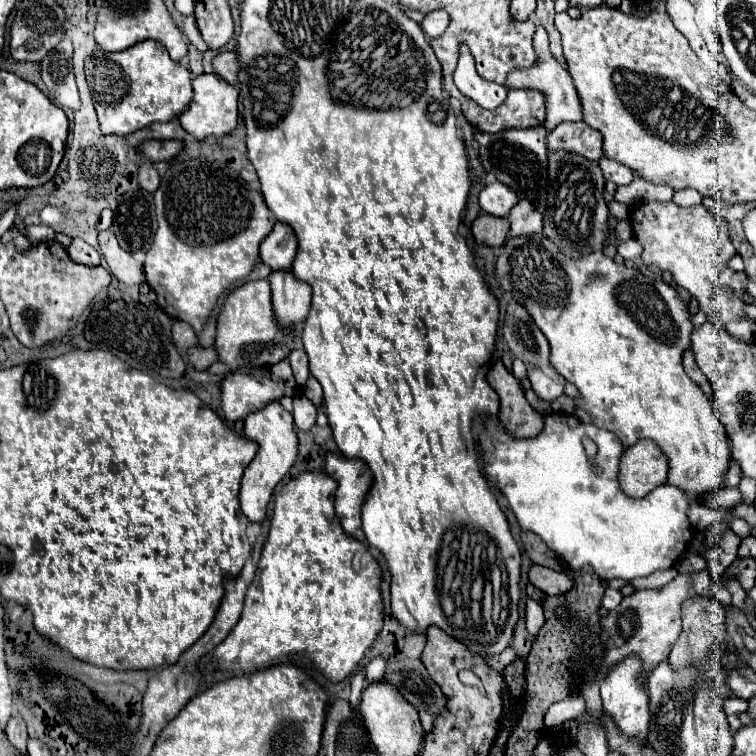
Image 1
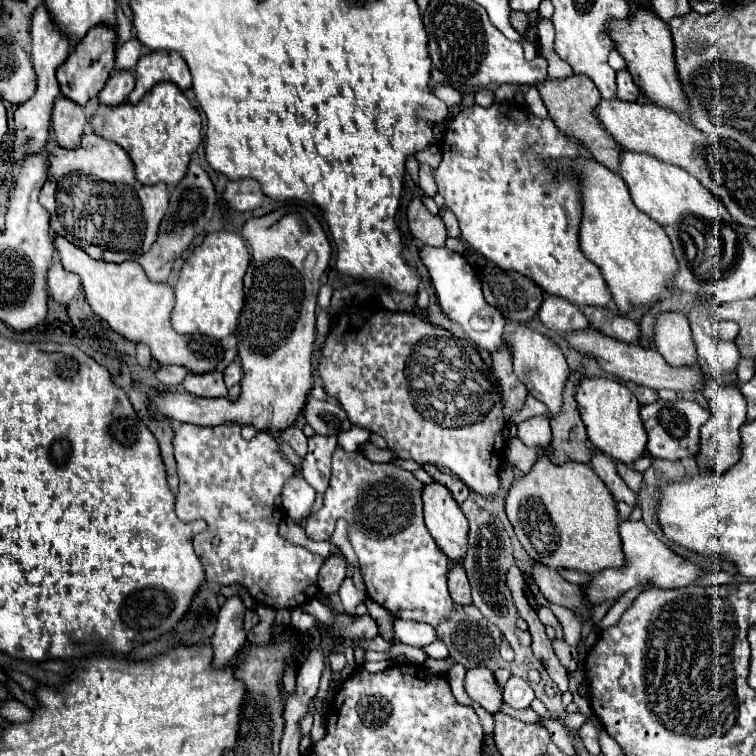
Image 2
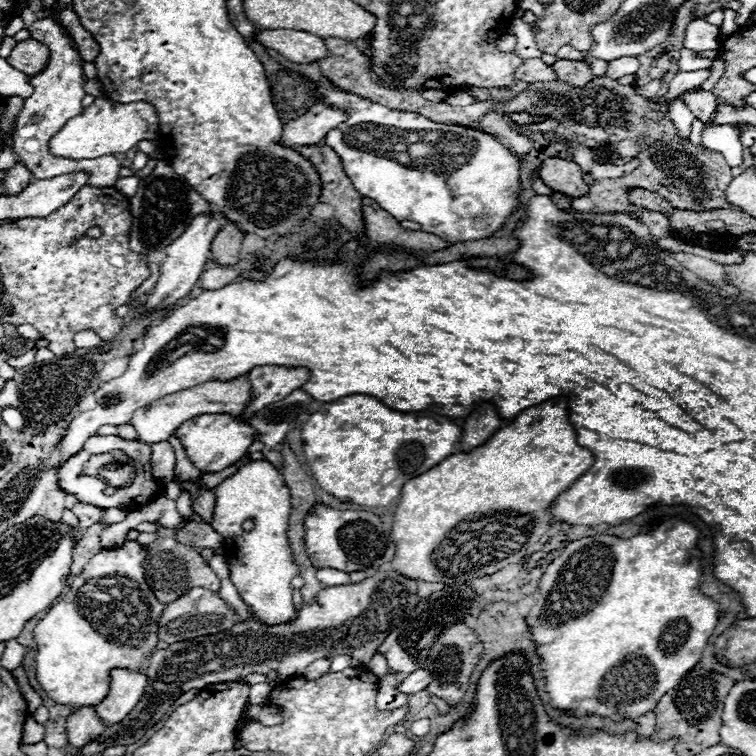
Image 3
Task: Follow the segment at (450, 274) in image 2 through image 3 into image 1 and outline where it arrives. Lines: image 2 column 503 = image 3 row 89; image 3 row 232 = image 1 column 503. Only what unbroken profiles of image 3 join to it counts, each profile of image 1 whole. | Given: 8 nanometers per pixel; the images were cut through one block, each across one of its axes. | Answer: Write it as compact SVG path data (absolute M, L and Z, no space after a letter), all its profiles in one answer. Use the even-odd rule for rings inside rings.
M572 414L546 416L544 430L532 440L512 438L502 428L498 428L496 416L485 419L484 427L491 443L483 448L486 476L494 480L500 492L508 498L508 504L516 514L522 530L538 534L546 542L546 546L562 558L568 568L576 570L588 564L604 580L634 580L640 576L650 576L656 570L674 568L686 552L686 546L694 536L694 530L690 528L690 520L686 516L690 504L688 496L670 484L659 486L643 498L626 496L620 490L616 478L620 456L624 450L616 434L600 430L594 424L584 424ZM584 438L592 438L596 442L598 452L594 458L588 458L582 444ZM594 466L598 466L602 474L596 474Z

